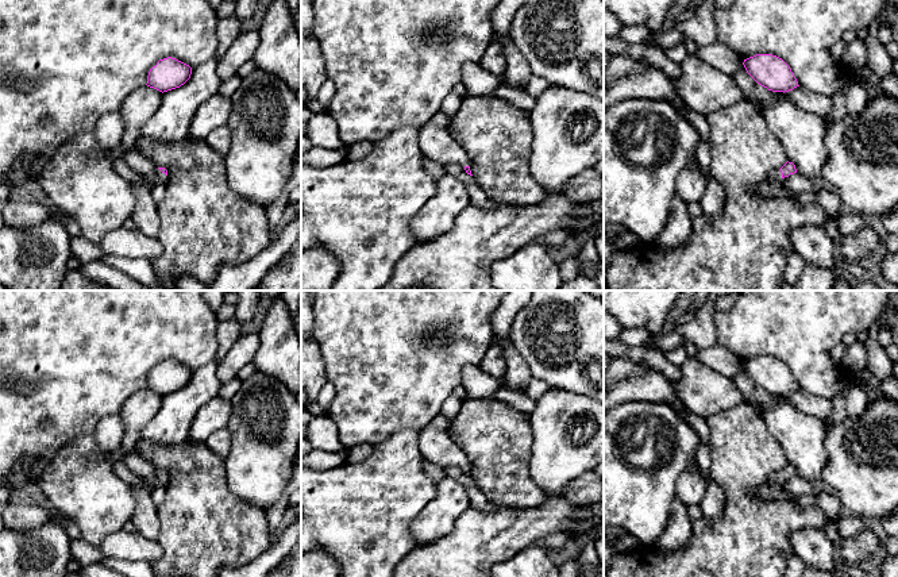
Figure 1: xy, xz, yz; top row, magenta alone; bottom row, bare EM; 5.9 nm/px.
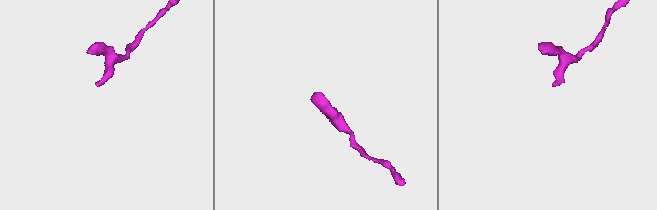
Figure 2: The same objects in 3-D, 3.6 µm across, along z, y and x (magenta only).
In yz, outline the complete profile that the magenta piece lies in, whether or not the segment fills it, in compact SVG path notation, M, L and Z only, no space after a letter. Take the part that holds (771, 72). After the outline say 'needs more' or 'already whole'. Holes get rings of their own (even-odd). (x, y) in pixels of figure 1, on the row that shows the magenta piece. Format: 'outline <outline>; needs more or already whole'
outline M756 54L743 62L747 73L762 86L772 92L789 92L799 86L790 66L772 54Z; already whole

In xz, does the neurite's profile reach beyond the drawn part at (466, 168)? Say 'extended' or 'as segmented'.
extended

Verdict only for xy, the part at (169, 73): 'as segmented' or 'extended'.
as segmented

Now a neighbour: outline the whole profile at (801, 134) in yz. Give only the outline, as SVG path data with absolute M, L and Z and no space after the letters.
M744 59L740 61L733 78L744 99L762 107L762 116L779 138L787 161L795 165L798 174L814 182L817 195L837 193L837 189L822 176L828 159L824 118L802 111L783 92L772 92L759 85L747 73L743 62Z

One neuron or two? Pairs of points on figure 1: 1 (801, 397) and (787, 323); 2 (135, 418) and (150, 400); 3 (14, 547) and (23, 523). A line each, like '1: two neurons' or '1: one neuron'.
1: two neurons
2: one neuron
3: two neurons

